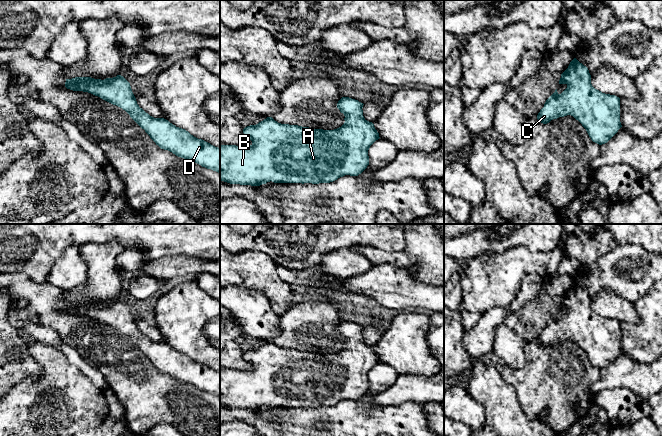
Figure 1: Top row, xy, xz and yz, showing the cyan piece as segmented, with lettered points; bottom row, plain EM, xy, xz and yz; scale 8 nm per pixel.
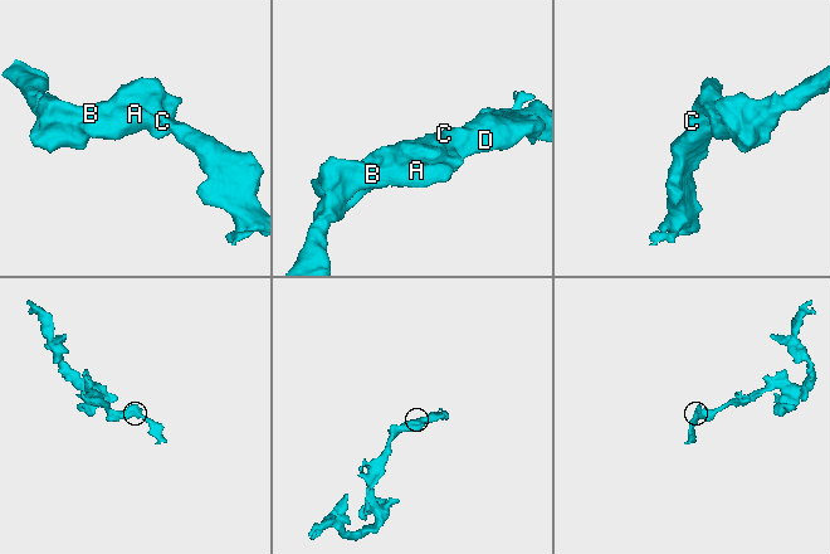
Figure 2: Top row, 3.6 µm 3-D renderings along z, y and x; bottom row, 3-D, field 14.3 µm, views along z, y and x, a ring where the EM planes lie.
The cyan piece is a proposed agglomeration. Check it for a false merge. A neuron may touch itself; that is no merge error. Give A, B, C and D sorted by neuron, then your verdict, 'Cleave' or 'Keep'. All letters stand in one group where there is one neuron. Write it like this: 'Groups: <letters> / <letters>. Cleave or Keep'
Groups: A B C D. Keep

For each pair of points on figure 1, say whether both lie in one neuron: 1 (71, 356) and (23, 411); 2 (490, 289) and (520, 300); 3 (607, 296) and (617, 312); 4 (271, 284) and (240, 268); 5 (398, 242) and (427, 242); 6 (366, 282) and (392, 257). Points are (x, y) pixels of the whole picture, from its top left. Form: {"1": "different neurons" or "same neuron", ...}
{"1": "different neurons", "2": "different neurons", "3": "same neuron", "4": "same neuron", "5": "different neurons", "6": "different neurons"}

